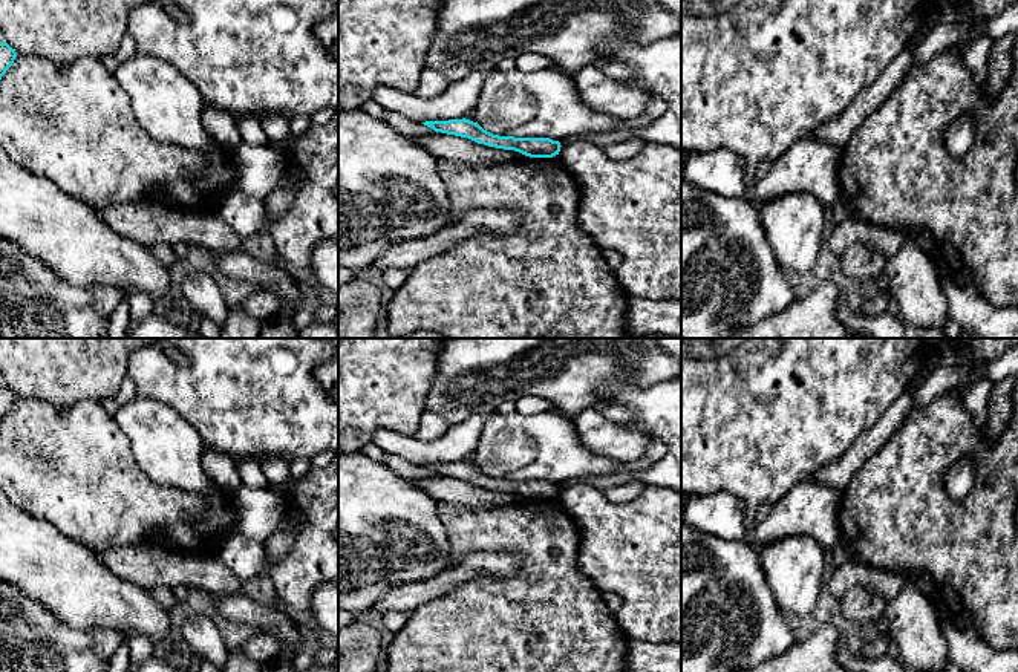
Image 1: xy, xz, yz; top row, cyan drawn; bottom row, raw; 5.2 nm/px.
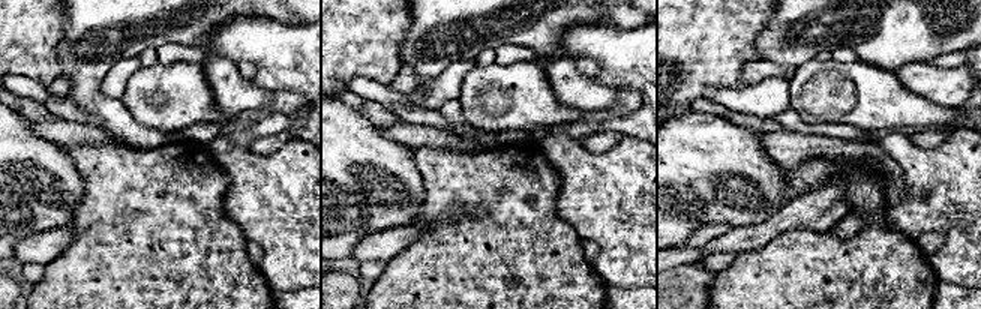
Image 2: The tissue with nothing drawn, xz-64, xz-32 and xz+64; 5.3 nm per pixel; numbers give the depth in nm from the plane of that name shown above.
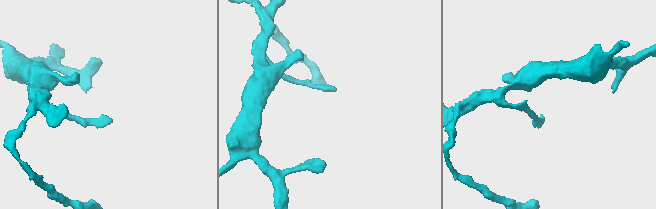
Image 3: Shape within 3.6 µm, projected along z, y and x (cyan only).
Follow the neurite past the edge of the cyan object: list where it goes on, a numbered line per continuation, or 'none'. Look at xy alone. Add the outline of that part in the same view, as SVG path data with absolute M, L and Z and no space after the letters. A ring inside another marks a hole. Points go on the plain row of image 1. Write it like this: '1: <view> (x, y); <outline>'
none

